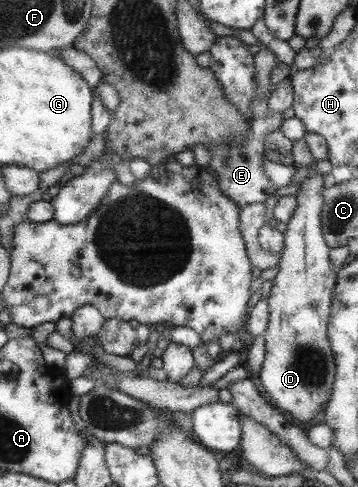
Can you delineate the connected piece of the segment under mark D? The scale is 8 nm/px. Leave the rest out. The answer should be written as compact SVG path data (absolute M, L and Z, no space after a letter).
M316 175L309 177L300 185L300 191L295 196L296 209L287 221L284 233L284 245L281 249L277 266L278 272L271 280L267 308L269 320L263 333L264 359L258 378L266 396L273 401L281 411L288 413L298 423L310 423L322 409L322 405L331 399L331 389L335 381L335 358L331 344L327 338L327 324L330 320L331 295L334 291L337 271L330 261L330 247L323 240L321 211L323 205L322 179Z

